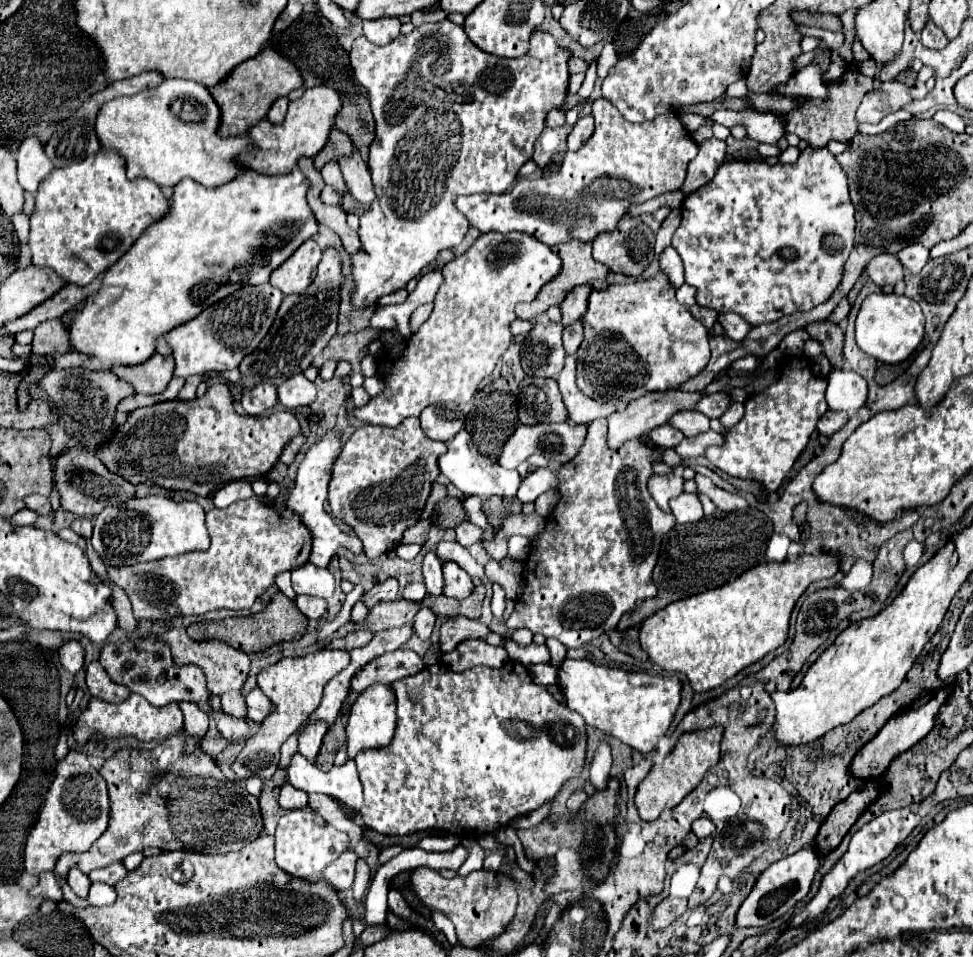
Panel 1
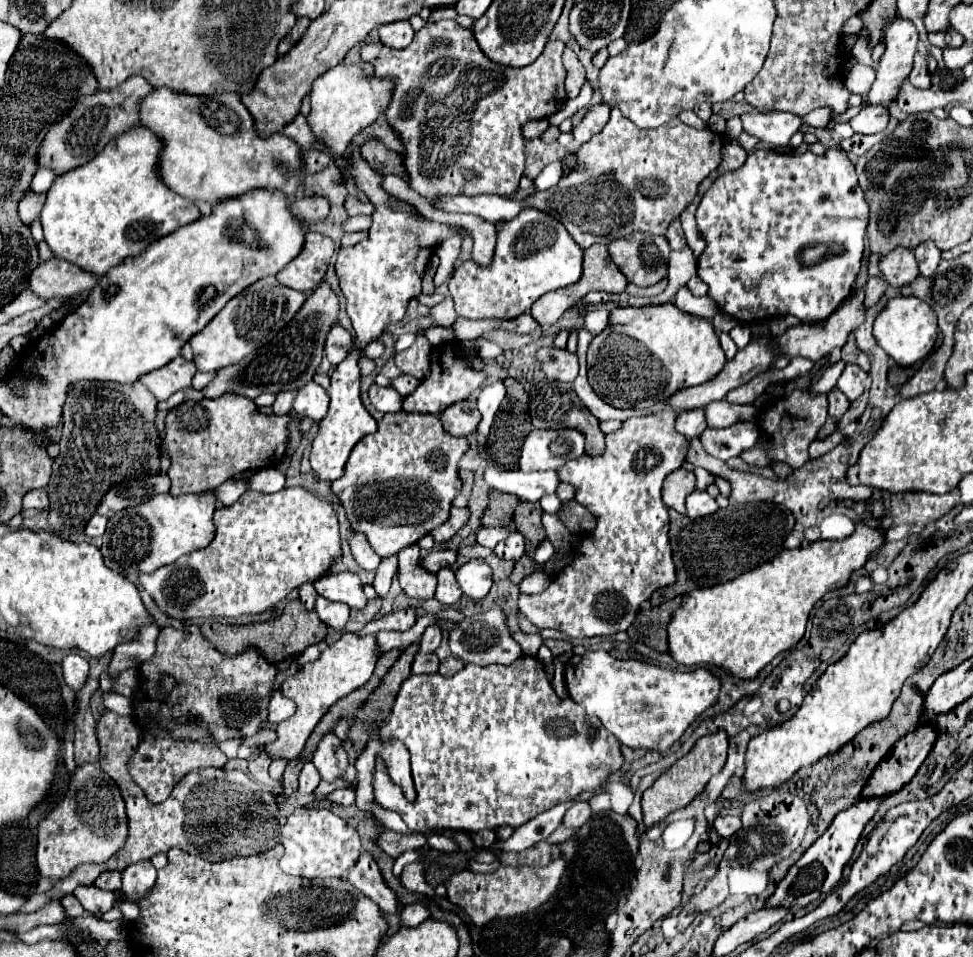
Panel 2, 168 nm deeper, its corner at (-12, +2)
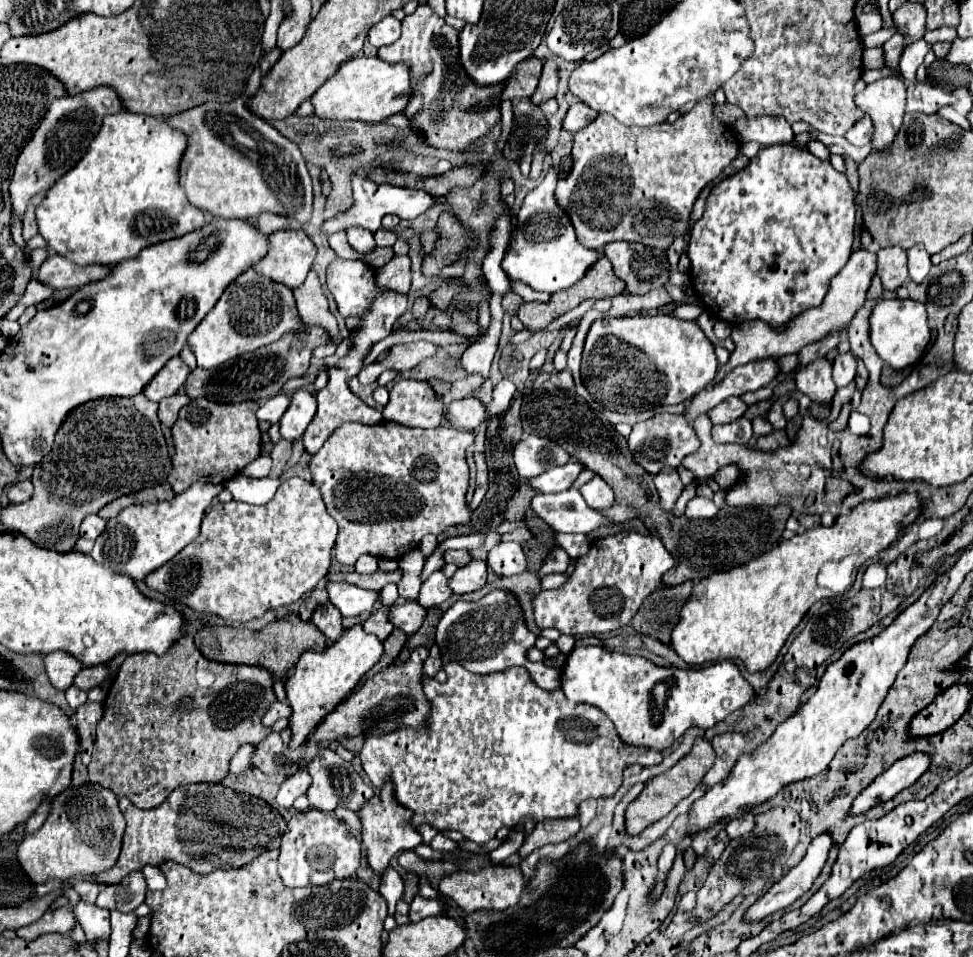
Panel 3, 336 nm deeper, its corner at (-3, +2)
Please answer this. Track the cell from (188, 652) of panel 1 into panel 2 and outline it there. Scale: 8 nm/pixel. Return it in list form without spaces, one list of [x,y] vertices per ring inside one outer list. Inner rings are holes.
[[[187,626],[183,630],[175,630],[175,628],[163,628],[163,632],[157,638],[157,652],[155,656],[147,662],[149,666],[141,666],[139,668],[139,688],[135,690],[131,702],[133,702],[133,714],[131,718],[135,720],[137,728],[141,730],[141,742],[137,746],[137,750],[131,754],[129,758],[129,774],[131,778],[141,786],[141,790],[145,792],[147,800],[157,804],[169,798],[171,790],[175,788],[175,784],[191,770],[197,768],[223,768],[227,758],[225,754],[219,750],[219,742],[229,740],[229,738],[249,738],[253,736],[265,722],[267,722],[267,706],[269,706],[269,698],[273,694],[273,682],[275,682],[275,674],[277,668],[273,664],[269,664],[257,650],[249,648],[247,652],[239,654],[239,656],[223,656],[217,650],[213,650],[213,646],[201,636],[197,626]],[[163,674],[169,674],[177,680],[177,686],[171,692],[163,692],[161,688],[161,678]],[[169,720],[177,720],[179,724],[197,724],[201,728],[207,728],[211,732],[211,742],[203,742],[203,740],[175,740],[169,734],[167,722]]]

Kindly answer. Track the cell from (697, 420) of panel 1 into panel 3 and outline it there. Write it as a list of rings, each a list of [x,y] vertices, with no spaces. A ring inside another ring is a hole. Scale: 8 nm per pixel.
[[[728,398],[728,400],[720,402],[716,408],[712,408],[708,412],[708,418],[710,418],[712,424],[728,424],[728,422],[744,416],[746,408],[748,406],[740,398]]]

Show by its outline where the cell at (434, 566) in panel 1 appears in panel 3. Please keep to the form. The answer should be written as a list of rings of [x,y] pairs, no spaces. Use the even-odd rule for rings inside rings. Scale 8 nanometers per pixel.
[[[438,570],[424,580],[418,596],[418,604],[424,608],[432,608],[446,602],[450,596],[452,596],[452,588],[448,586],[448,578],[444,576],[442,570]]]

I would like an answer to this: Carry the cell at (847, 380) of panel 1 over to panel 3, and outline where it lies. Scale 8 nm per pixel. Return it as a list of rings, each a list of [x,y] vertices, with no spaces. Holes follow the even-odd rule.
[[[850,352],[846,354],[838,354],[832,362],[832,378],[834,378],[834,384],[840,388],[840,386],[848,386],[856,376],[856,360],[852,358]]]

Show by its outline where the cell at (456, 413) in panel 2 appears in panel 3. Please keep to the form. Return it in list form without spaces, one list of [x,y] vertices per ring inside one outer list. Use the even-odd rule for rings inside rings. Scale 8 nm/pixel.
[[[478,398],[454,400],[454,402],[448,406],[446,420],[448,420],[454,428],[472,430],[472,428],[476,428],[480,422],[486,420],[486,408],[482,406],[482,402],[480,402]]]

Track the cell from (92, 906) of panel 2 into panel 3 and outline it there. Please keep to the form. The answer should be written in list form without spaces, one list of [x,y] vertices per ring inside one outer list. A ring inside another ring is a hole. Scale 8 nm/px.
[[[80,900],[72,910],[76,914],[76,920],[84,928],[88,940],[96,940],[96,938],[106,940],[108,938],[108,934],[110,934],[110,910],[102,910],[100,906],[88,904],[84,900]]]

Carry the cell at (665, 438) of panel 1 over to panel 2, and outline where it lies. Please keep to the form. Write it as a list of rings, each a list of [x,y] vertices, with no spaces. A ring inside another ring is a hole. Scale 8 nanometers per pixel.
[[[693,408],[693,410],[683,410],[677,418],[677,430],[685,434],[687,438],[699,436],[707,428],[705,422],[705,410],[703,408]]]

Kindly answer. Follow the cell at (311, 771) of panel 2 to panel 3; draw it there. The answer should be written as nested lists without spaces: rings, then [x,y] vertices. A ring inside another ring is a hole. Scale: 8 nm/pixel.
[[[300,770],[294,776],[286,778],[286,782],[280,786],[280,792],[276,796],[276,802],[280,806],[284,806],[284,808],[290,808],[300,794],[306,794],[306,790],[310,786],[310,780],[312,778],[310,778],[308,770]]]

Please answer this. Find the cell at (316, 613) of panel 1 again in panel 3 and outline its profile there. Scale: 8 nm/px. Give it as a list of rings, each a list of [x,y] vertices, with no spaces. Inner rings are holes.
[[[330,602],[316,606],[316,610],[312,614],[312,622],[320,628],[320,632],[328,640],[336,640],[340,636],[340,632],[342,632],[342,616],[340,616],[340,610],[336,610]]]

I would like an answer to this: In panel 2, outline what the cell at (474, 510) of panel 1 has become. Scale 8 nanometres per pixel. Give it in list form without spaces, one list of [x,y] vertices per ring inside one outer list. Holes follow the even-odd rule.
[[[513,534],[509,536],[507,540],[499,542],[499,546],[495,548],[495,554],[501,558],[501,560],[509,560],[509,562],[519,562],[525,554],[525,542],[523,542],[523,536],[521,534]]]

